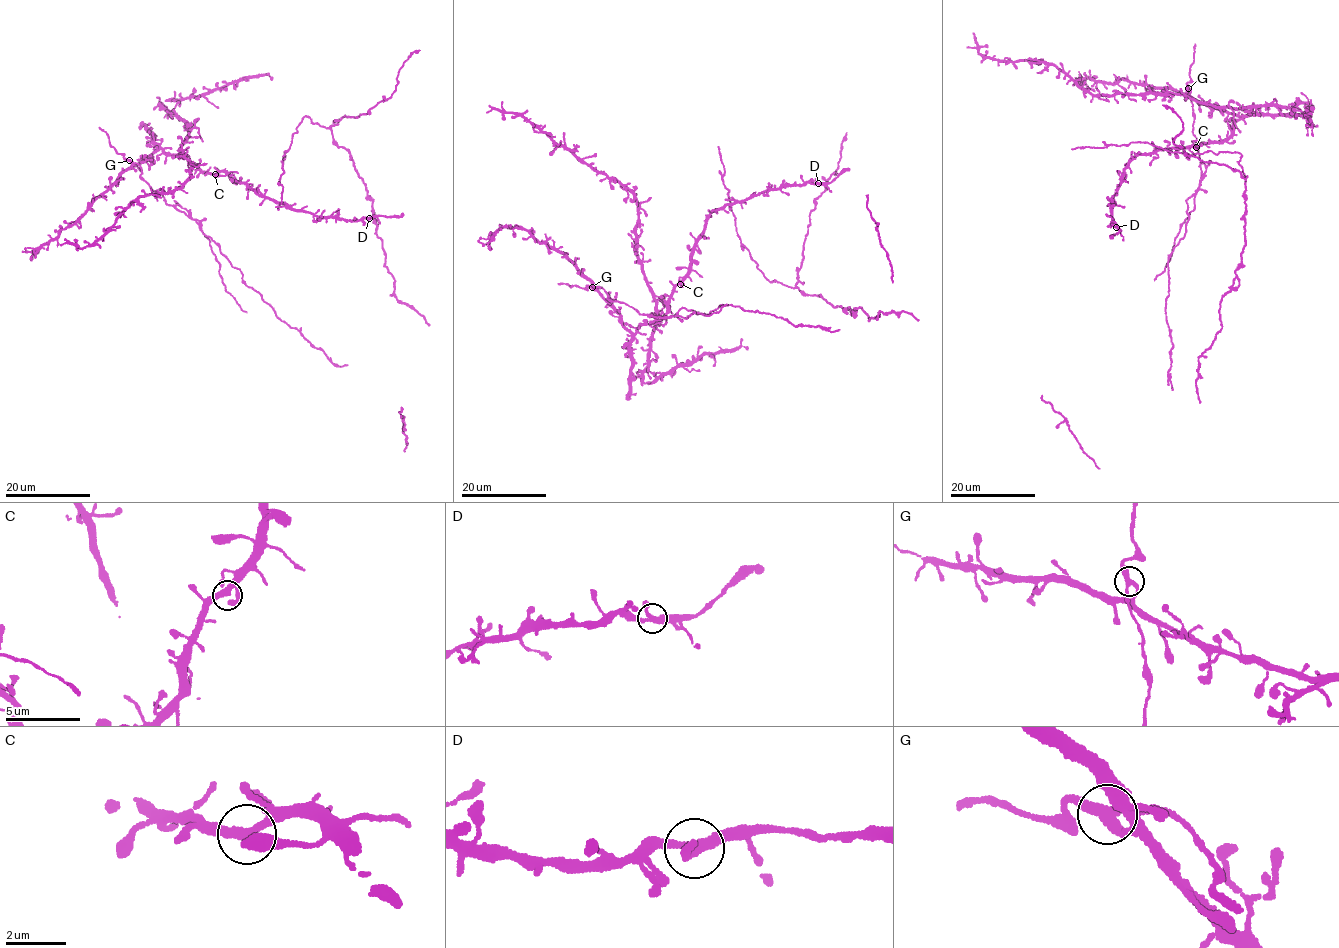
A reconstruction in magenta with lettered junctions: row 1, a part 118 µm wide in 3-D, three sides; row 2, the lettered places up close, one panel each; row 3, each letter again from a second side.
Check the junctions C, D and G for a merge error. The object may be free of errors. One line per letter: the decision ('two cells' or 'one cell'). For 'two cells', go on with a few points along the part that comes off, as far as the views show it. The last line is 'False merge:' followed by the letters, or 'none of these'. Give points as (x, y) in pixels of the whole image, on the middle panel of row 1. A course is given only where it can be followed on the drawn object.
C: one cell
D: one cell
G: two cells; course (592, 287), (660, 318), (683, 308), (704, 315), (726, 305), (796, 326), (839, 329)
False merge: G

